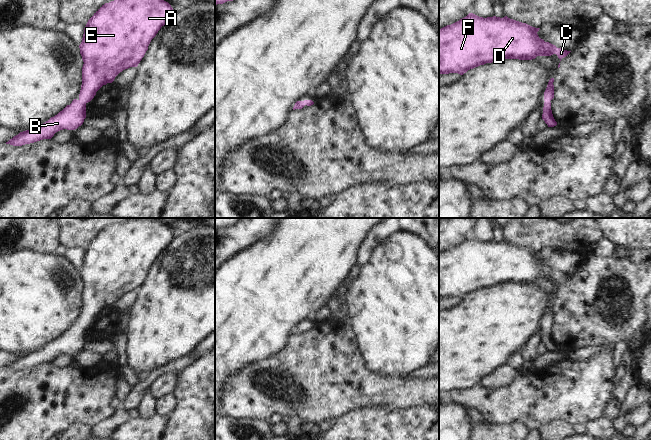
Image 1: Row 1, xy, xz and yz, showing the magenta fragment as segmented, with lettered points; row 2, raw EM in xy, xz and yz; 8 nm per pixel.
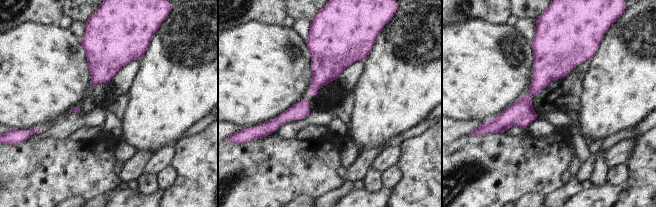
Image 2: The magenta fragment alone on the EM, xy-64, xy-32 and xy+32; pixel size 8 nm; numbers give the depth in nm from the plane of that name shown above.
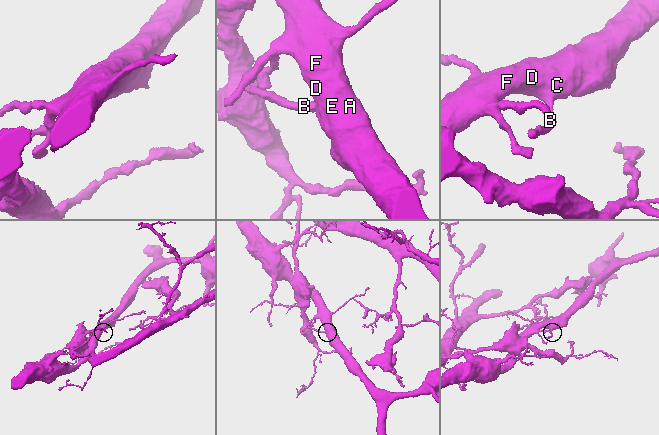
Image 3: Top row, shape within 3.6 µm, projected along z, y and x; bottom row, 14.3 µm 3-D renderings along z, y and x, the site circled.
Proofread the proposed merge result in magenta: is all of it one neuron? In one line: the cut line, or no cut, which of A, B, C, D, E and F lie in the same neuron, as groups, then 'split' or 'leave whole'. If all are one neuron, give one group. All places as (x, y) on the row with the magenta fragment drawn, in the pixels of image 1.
no cut; A B C D E F; leave whole

